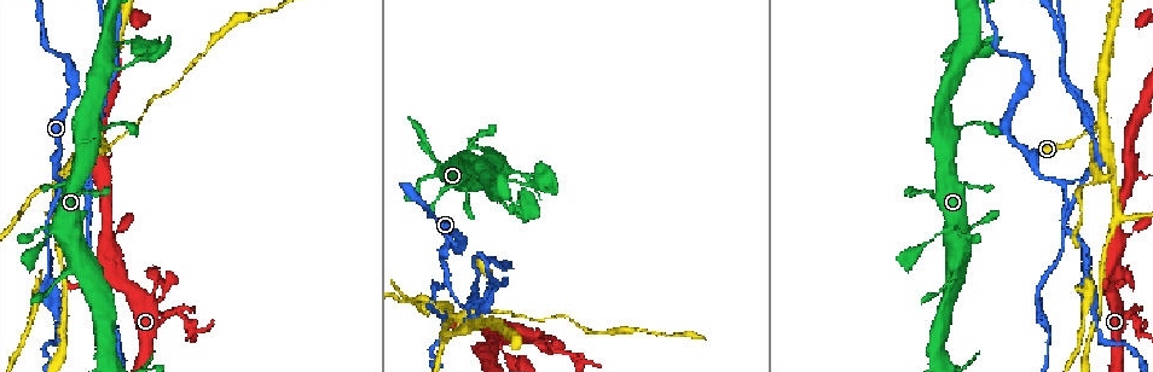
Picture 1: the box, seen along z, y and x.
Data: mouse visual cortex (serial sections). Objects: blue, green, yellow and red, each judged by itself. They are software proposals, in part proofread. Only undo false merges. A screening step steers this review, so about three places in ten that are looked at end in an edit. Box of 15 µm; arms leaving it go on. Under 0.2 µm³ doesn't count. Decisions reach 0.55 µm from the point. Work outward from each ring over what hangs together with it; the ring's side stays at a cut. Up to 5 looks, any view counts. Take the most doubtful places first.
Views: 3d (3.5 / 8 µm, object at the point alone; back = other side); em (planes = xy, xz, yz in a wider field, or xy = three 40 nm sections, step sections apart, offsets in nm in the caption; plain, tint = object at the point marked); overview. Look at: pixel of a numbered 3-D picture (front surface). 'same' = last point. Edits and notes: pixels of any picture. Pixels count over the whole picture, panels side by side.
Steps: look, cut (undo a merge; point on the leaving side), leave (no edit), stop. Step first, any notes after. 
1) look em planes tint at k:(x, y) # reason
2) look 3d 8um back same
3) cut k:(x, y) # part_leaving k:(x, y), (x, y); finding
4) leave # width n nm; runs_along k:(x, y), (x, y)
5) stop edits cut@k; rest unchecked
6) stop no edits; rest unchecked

look 3d 8um at 1:(455, 334) # side arm on a straight run

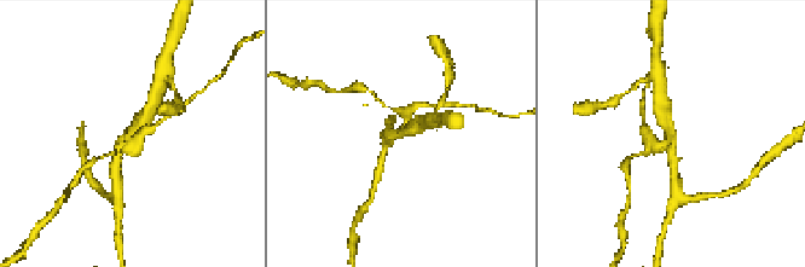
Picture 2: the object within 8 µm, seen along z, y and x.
look em planes tint at 2:(671, 135) # arms 3; arm_widths 250, 350, 400 nm

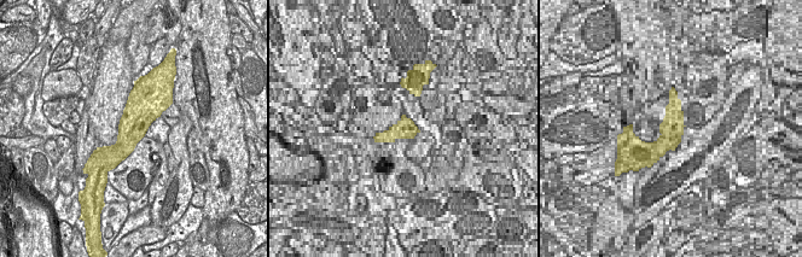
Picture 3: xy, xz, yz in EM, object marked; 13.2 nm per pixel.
cut 2:(648, 149) # part_leaving 2:(666, 140), (653, 145), (643, 121); a second cell is stuck on

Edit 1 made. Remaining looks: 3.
look 3d 3.5um at 1:(1063, 185) # three arms meet

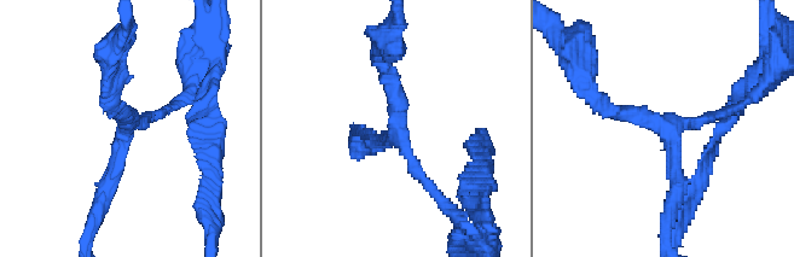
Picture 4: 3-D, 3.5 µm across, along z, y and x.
look em xy step 2 tint at 4:(127, 122) # arms 3; arm_widths 150, 200, 200 nm

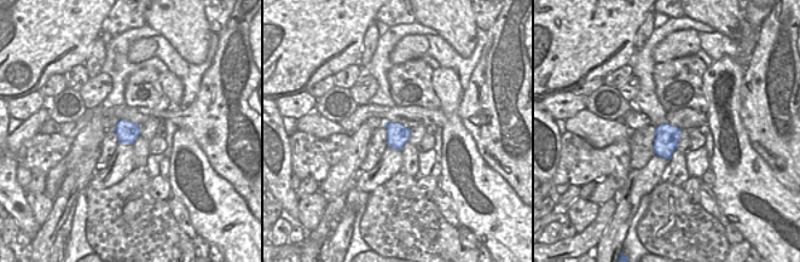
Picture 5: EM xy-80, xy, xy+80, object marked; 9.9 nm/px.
leave # runs_along 4:(381, 60), (399, 141), (436, 197); all the same cell

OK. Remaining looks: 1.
stop edits cut@2; rest unchecked

